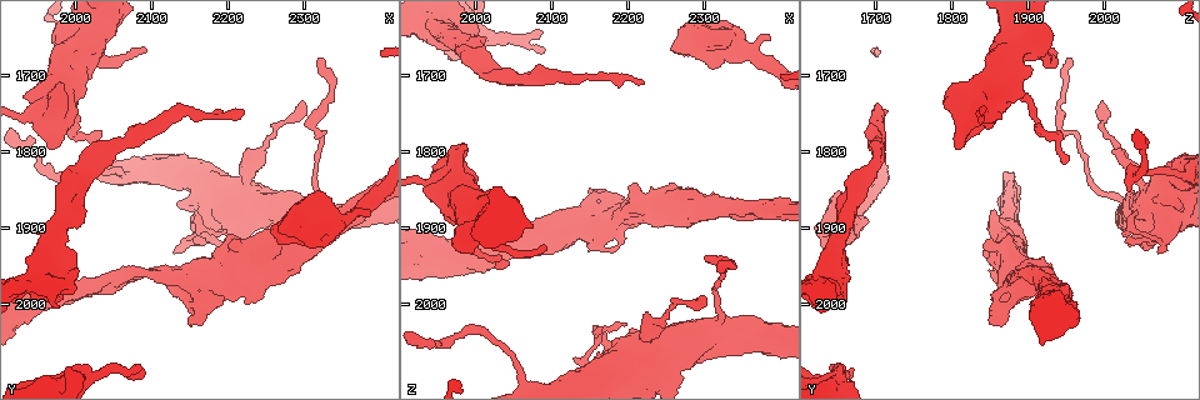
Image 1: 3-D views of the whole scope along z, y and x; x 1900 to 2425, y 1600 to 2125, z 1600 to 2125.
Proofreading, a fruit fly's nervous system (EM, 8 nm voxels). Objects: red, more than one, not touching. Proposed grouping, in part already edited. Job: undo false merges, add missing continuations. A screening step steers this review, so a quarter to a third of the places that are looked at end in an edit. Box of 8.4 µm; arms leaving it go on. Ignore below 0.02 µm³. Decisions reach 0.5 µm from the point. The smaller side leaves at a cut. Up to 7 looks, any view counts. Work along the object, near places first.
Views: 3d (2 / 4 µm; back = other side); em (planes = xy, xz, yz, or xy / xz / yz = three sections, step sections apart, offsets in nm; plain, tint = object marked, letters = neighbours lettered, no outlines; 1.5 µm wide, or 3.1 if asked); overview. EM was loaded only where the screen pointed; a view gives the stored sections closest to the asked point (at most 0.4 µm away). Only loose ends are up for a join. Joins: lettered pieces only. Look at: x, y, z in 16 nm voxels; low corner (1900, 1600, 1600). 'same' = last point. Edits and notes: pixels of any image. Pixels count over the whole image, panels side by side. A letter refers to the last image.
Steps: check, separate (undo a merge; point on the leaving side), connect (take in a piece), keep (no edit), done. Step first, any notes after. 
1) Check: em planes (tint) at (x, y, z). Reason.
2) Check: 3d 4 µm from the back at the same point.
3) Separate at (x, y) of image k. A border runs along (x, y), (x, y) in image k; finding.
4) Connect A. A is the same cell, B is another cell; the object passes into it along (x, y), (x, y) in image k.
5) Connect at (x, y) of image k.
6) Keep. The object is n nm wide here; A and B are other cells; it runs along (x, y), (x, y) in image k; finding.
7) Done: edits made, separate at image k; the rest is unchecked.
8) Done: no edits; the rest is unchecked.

Check: em planes (letters) at (2175, 2000, 1865). Calibre changes.

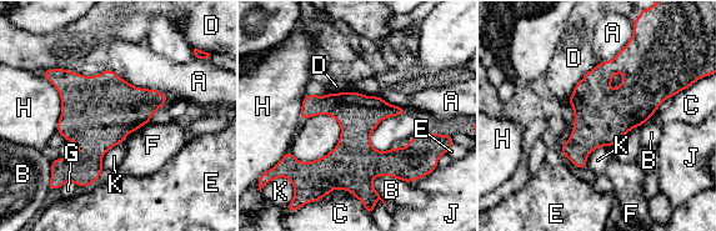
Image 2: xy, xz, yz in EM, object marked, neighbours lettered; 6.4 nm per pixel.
Keep. The object is 280 nm wide here; A, B, C, D, E, F, G, H, J and K are other cells; a border runs along (133, 131), (105, 152), (103, 169) in image 2; continuous, no second neuron.

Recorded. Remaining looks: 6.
Check: em planes (tint) at (2220, 1745, 1710). Free end.

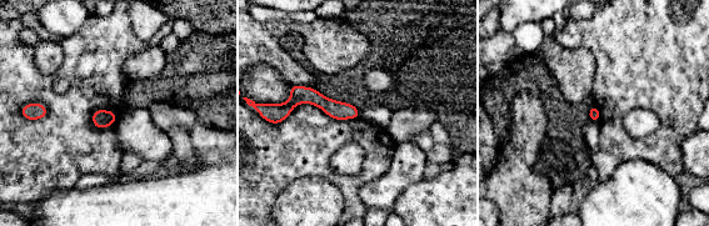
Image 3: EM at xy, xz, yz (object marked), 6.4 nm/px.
Check: em planes (letters) at the same point. See the neighbours.

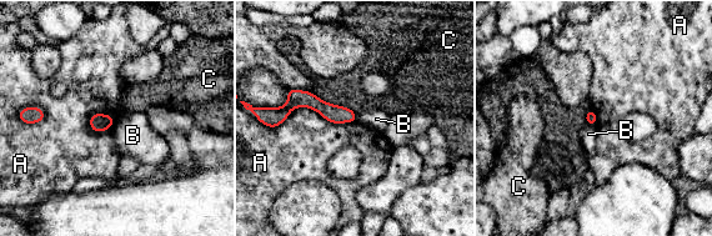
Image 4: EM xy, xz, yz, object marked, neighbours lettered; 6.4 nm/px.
Keep. The longest contact is with A, 550 nm; A, B and C are other cells; it runs along (281, 110), (312, 101), (352, 118) in image 4; none of them fits.

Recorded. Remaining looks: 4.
Check: 3d 2 µm from the back at (2090, 1670, 1925). Thin end.

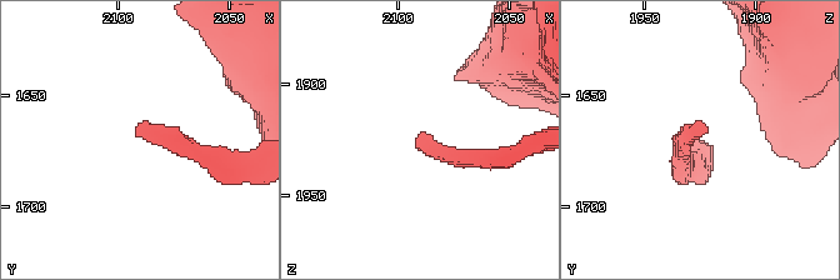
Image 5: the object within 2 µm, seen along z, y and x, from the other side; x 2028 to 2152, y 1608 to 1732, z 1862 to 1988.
Check: em planes (letters) at (2091, 1668, 1922). Shape alone is not enough.

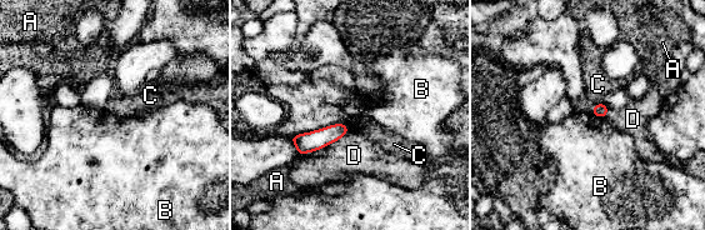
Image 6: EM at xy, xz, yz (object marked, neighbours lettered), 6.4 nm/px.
Keep. The longest contact is with B, 400 nm; A, B, C and D are other cells; a border runs along (350, 130), (330, 124), (290, 138) in image 6; none of them fits.

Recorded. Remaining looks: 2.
Done: no edits; the rest is unchecked.

